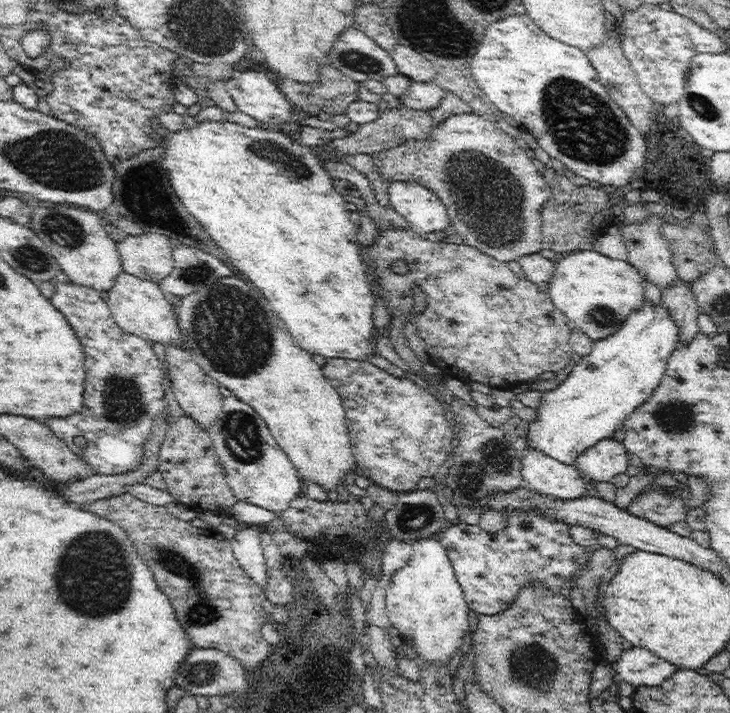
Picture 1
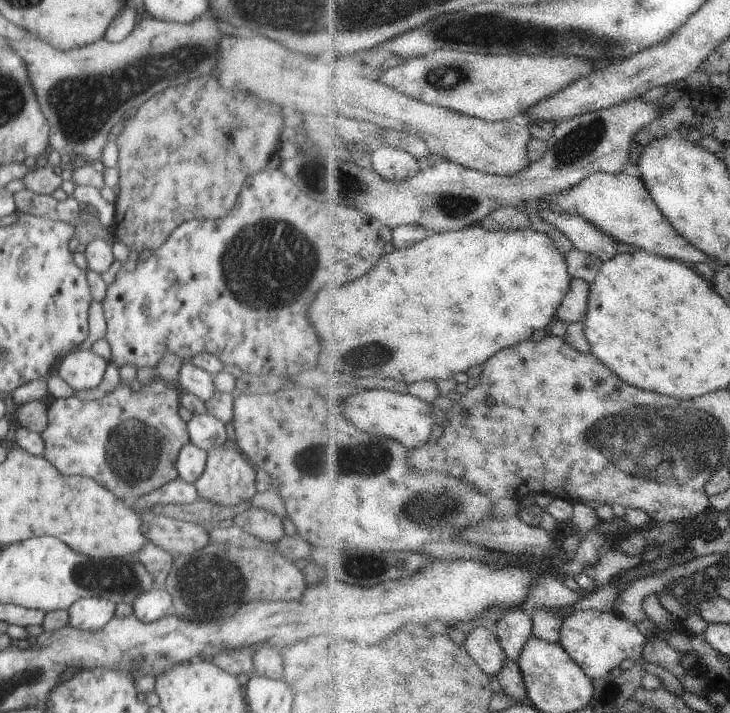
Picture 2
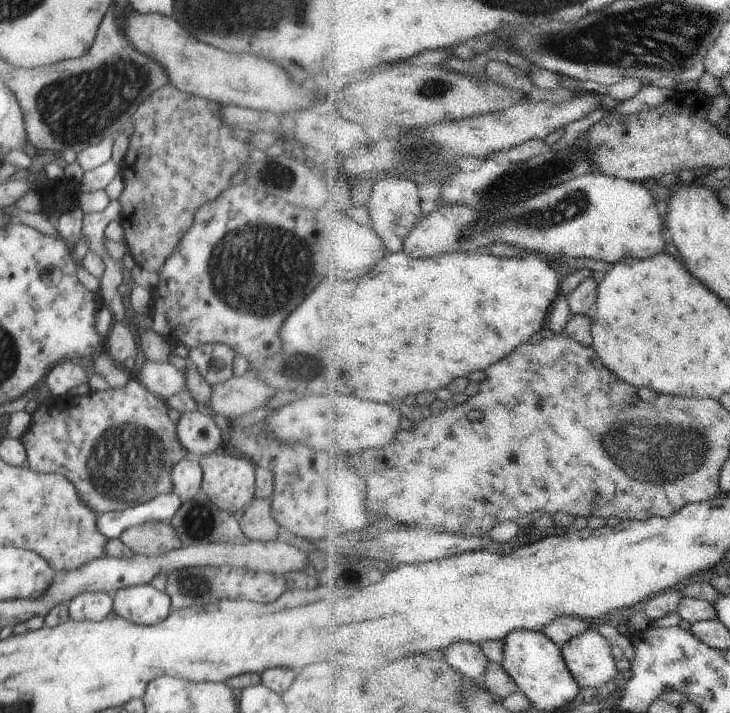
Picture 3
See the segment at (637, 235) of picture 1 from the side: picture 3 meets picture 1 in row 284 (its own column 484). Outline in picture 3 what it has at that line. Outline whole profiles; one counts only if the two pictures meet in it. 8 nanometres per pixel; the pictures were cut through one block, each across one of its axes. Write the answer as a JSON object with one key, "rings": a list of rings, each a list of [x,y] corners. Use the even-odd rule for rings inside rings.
{"rings":[[[458,642],[445,650],[445,658],[452,668],[462,672],[469,680],[484,678],[492,660],[486,656],[482,644]]]}

